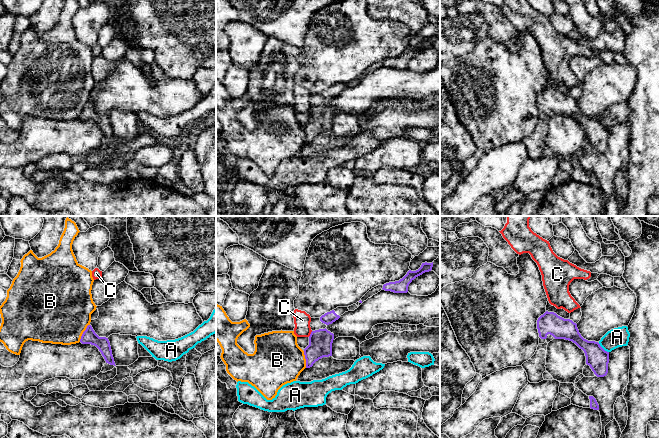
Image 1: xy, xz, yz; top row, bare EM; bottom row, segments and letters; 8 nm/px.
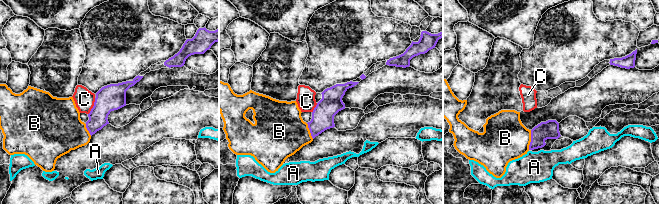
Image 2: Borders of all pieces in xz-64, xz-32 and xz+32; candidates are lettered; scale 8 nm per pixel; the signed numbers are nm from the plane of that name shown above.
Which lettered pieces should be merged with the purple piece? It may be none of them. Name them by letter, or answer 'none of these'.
none of these

